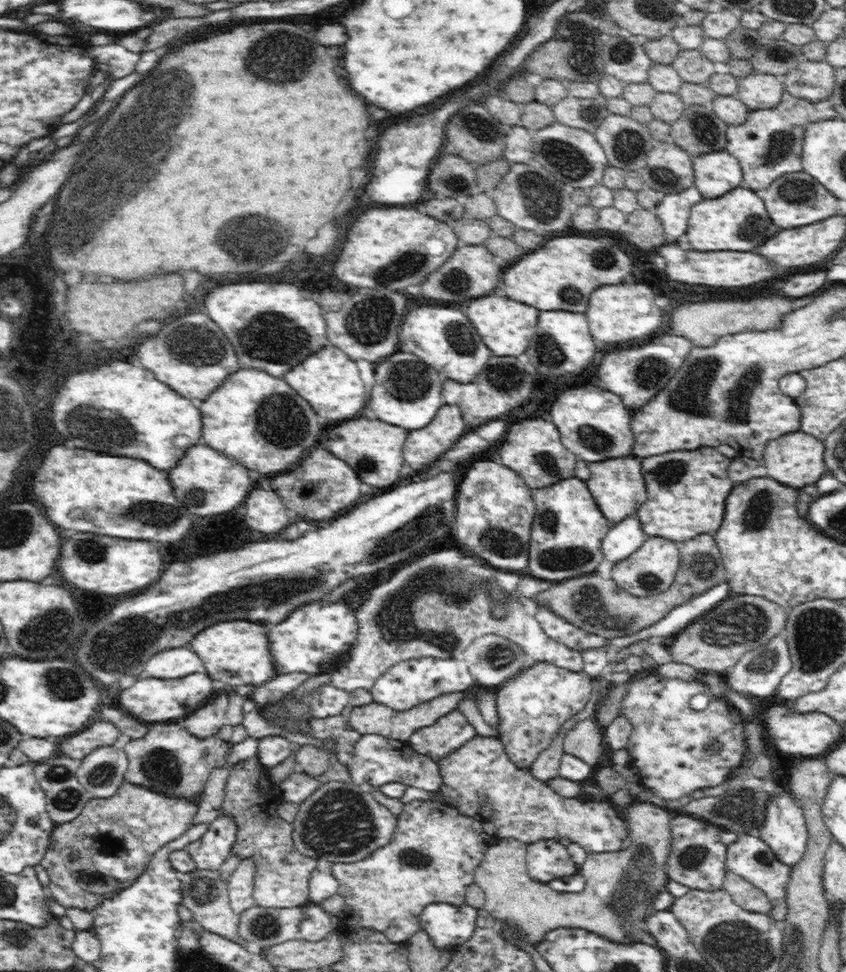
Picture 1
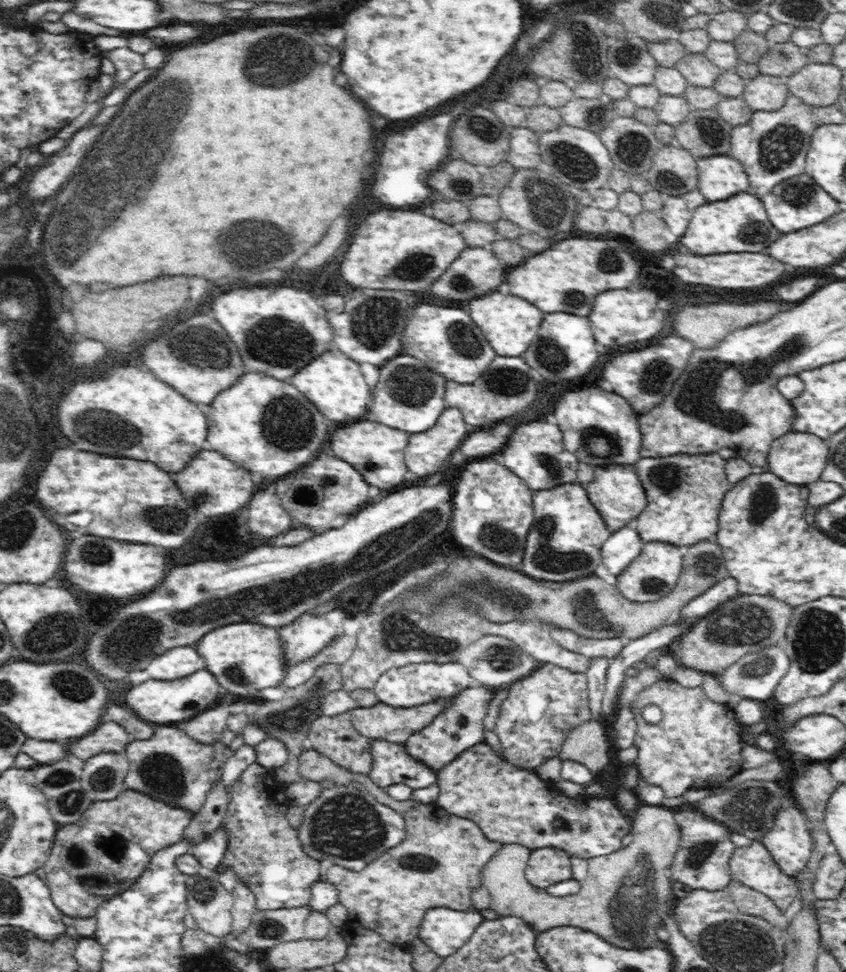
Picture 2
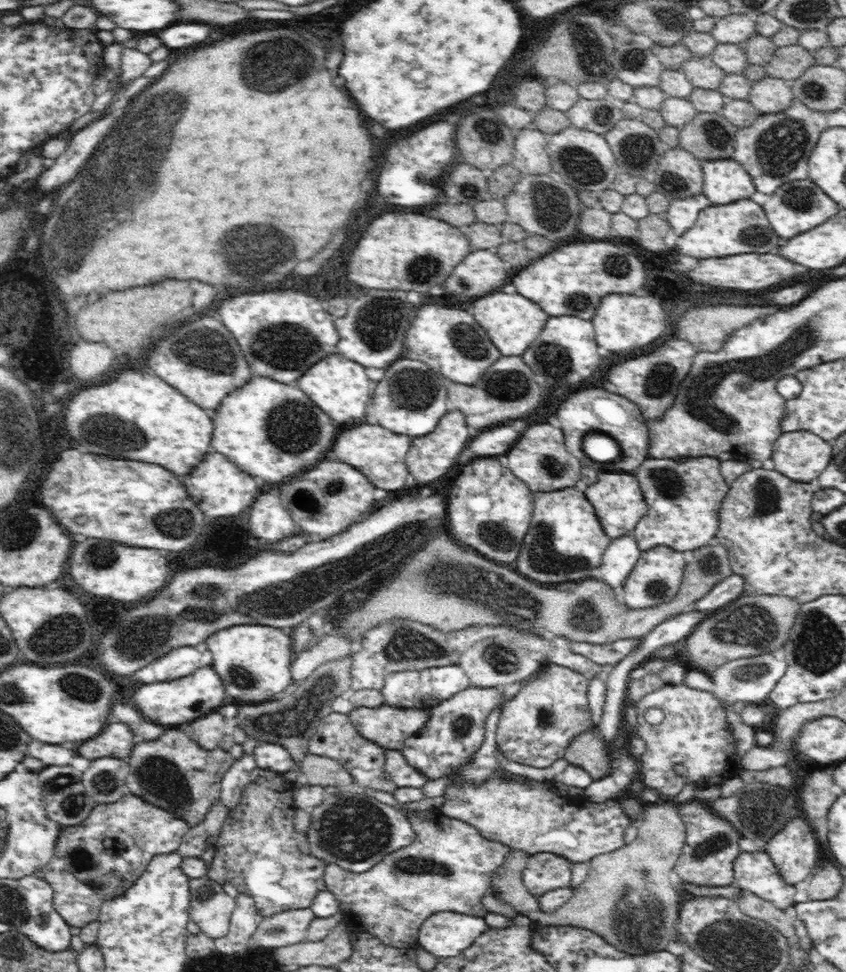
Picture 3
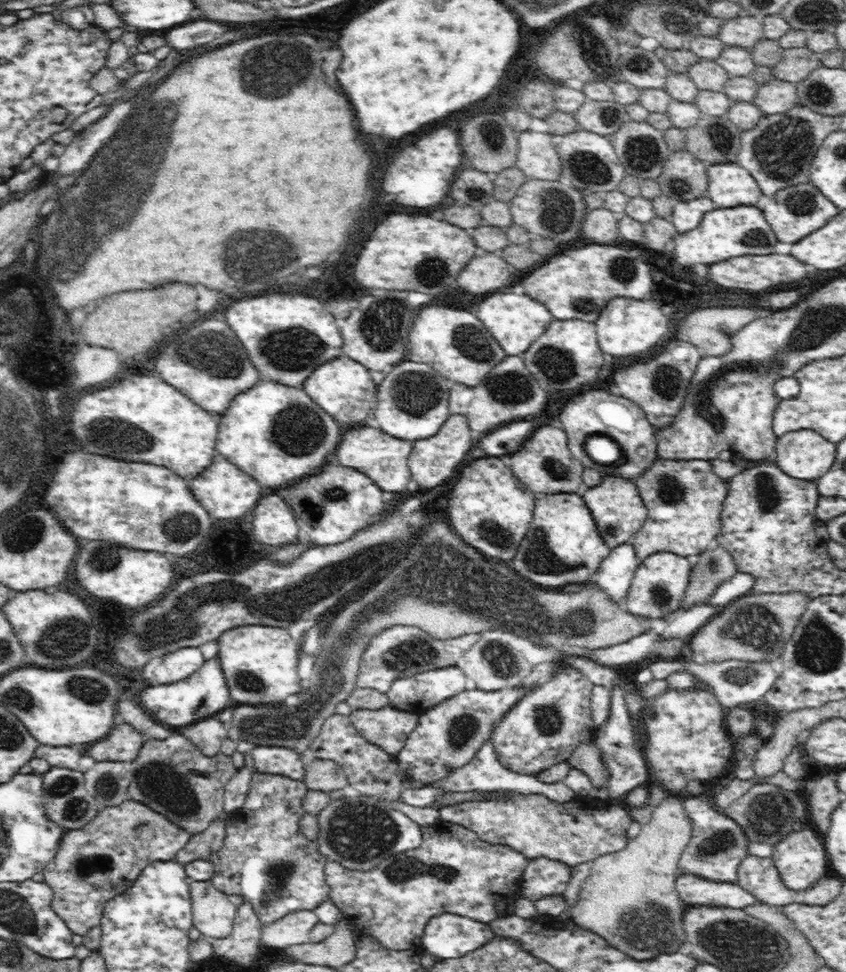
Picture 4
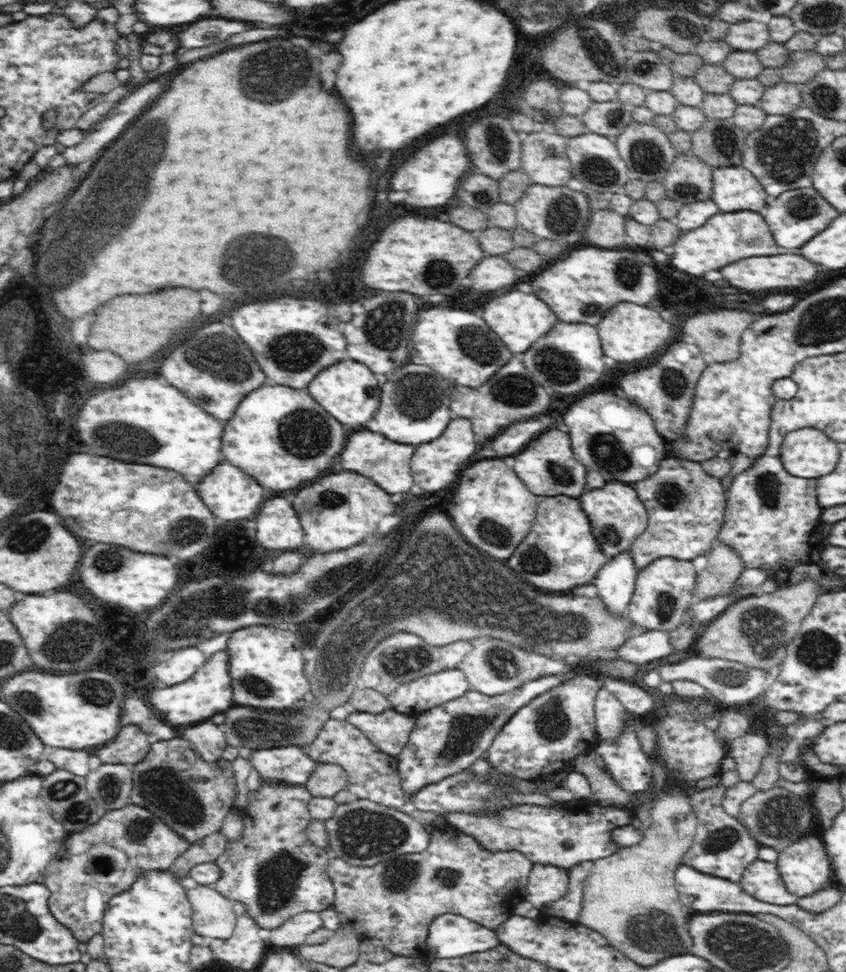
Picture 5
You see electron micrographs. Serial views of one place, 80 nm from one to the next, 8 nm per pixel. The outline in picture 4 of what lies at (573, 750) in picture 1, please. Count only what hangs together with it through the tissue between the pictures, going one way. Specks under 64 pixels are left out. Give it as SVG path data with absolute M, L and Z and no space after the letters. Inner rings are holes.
M595 739L580 742L574 748L573 754L570 754L568 762L571 768L576 768L584 772L593 786L604 786L610 778L607 764L603 761L601 749L596 746Z

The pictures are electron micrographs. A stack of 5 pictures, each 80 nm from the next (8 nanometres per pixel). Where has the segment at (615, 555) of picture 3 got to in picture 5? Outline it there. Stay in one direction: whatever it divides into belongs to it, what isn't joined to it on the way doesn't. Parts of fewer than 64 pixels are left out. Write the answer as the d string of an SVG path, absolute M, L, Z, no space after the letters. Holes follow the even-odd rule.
M628 550L619 553L617 557L610 557L596 573L593 582L608 612L628 616L628 604L639 572Z

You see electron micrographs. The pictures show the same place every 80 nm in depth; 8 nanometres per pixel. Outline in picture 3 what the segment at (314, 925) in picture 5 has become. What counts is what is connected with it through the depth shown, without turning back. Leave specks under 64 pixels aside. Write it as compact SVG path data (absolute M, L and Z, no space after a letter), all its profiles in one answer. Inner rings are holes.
M308 908L285 910L270 917L259 917L252 934L257 947L276 949L307 940L306 930L314 920L313 910Z

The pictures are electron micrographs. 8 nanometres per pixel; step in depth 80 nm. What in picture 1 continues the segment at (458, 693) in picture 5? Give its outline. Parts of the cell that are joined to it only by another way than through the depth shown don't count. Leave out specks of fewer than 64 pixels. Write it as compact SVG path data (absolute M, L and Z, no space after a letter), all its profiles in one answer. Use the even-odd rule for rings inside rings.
M420 657L410 661L402 661L391 666L374 683L371 690L374 702L386 705L388 708L403 711L416 705L428 702L443 694L466 691L477 684L462 657L436 658Z

